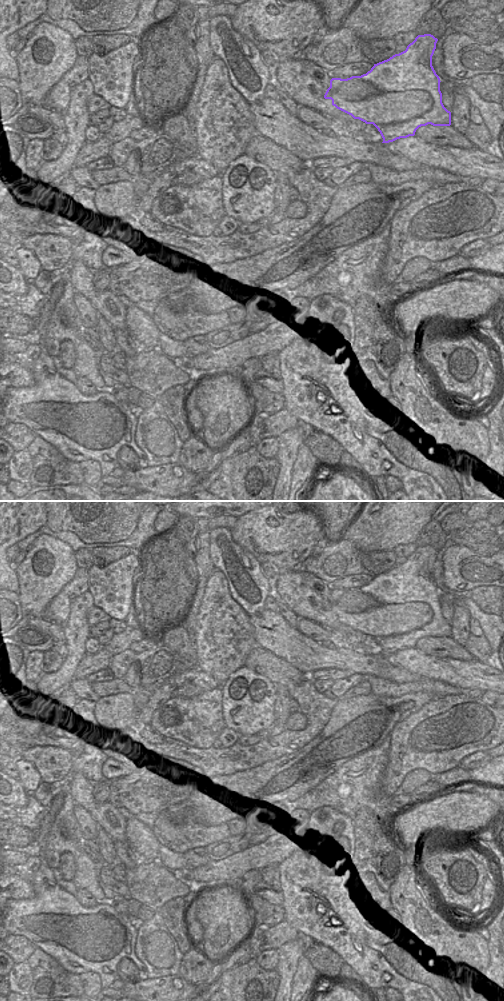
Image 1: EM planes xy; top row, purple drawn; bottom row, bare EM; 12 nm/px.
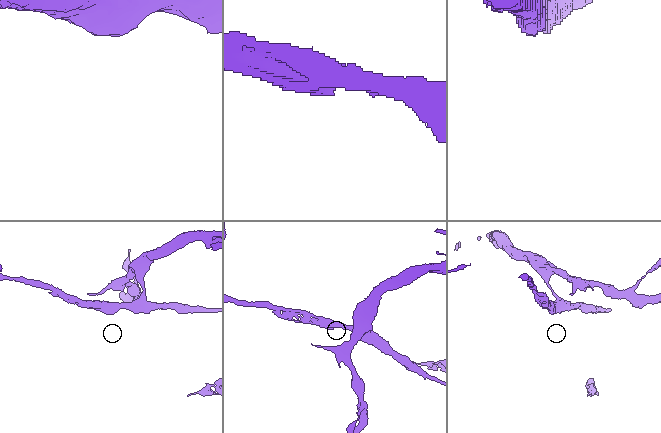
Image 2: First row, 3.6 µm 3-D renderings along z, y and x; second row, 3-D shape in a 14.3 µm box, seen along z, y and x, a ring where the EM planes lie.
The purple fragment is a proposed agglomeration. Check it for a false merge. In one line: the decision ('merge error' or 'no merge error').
merge error

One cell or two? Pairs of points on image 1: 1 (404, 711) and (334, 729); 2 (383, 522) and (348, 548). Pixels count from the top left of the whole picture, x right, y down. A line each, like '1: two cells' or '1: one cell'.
1: one cell
2: two cells

